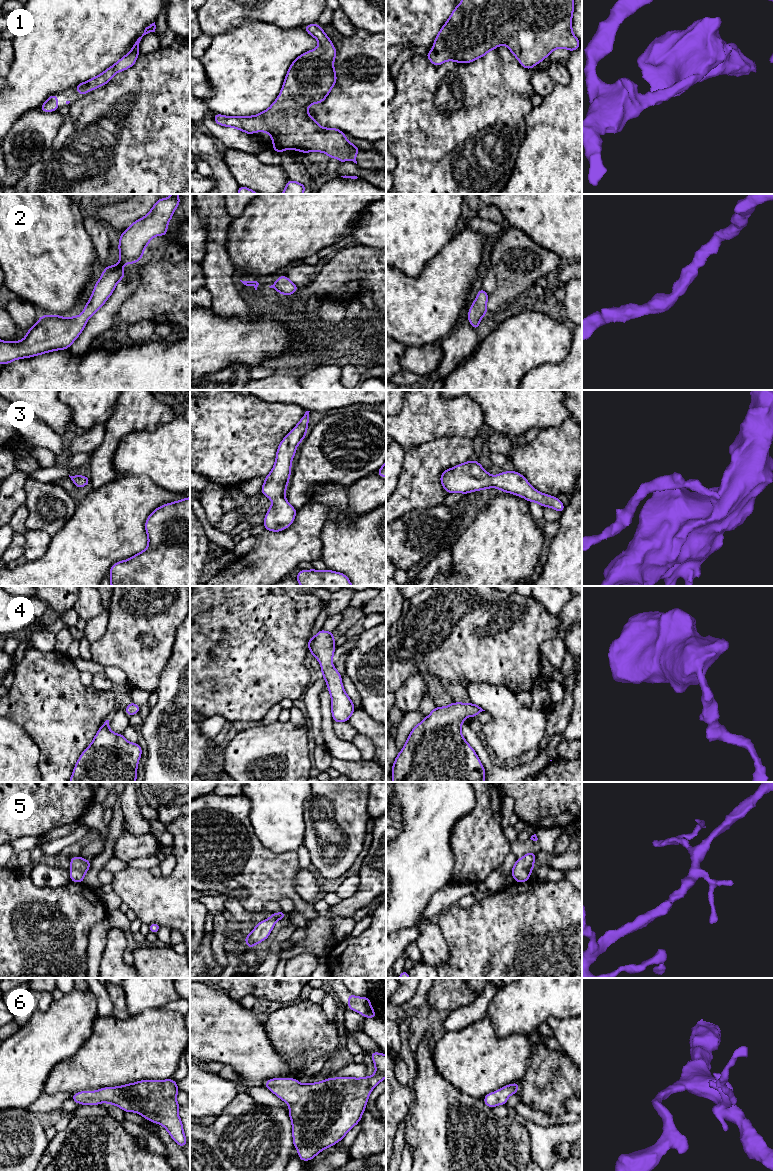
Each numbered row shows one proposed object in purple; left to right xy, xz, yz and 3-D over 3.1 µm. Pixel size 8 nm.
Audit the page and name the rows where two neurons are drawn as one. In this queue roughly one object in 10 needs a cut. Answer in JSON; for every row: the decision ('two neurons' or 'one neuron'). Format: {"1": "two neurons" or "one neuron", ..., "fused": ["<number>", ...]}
{"1": "one neuron", "2": "one neuron", "3": "one neuron", "4": "one neuron", "5": "one neuron", "6": "one neuron", "fused": []}

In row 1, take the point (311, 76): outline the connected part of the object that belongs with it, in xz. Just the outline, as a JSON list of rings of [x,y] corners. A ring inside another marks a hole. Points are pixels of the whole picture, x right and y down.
[[[317,23],[304,26],[307,33],[319,42],[317,48],[307,51],[297,57],[290,65],[280,94],[273,104],[265,111],[255,116],[224,116],[214,114],[214,121],[220,126],[236,128],[249,135],[254,132],[267,132],[273,141],[273,150],[281,153],[284,150],[298,150],[306,152],[324,152],[329,158],[338,158],[340,163],[348,159],[357,164],[356,156],[359,151],[348,141],[345,133],[336,128],[323,128],[308,113],[311,104],[318,104],[325,100],[337,82],[333,61],[337,51],[329,37]]]

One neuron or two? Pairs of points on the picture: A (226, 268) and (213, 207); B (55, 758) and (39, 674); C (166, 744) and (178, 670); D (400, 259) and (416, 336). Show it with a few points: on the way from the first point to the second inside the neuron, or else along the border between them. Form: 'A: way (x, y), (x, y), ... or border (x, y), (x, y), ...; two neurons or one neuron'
A: way (217, 253), (217, 222); one neuron
B: way (55, 737), (55, 708), (47, 699), (47, 695); one neuron
C: way (178, 726), (178, 688); one neuron
D: border (425, 264), (415, 276), (396, 268); two neurons

